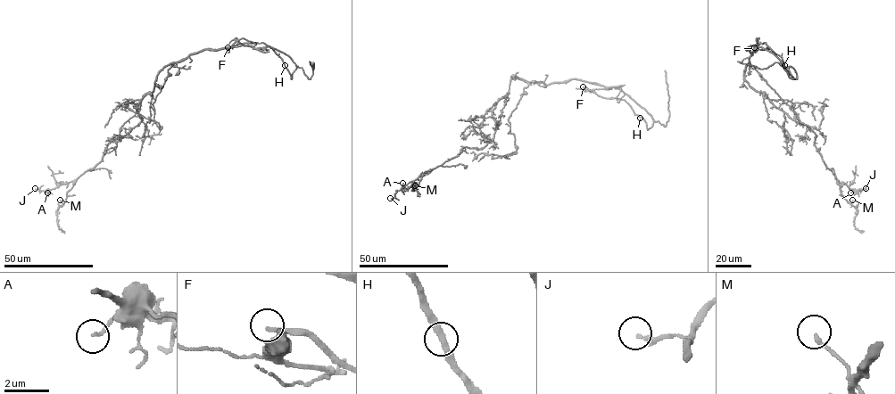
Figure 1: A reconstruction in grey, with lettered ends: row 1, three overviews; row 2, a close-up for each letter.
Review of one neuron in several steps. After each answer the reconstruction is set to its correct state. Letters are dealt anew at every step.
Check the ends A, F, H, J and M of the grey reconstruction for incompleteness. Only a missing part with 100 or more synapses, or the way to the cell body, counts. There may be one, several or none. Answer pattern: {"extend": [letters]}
{"extend": ["F"]}

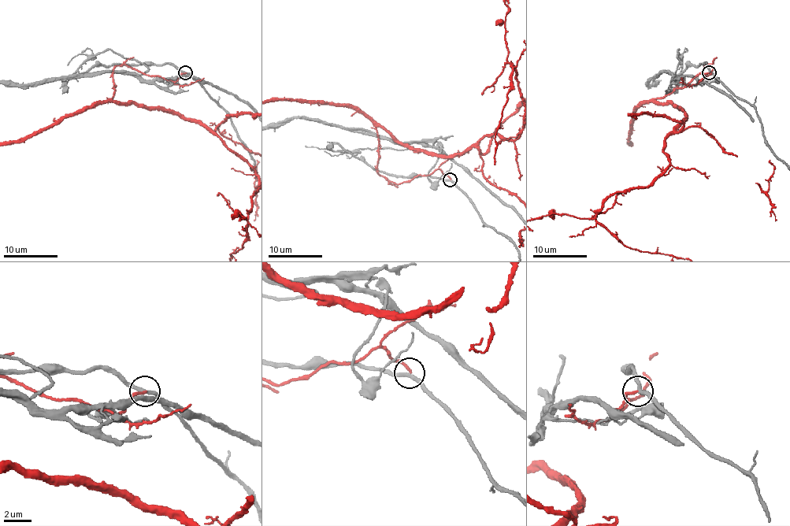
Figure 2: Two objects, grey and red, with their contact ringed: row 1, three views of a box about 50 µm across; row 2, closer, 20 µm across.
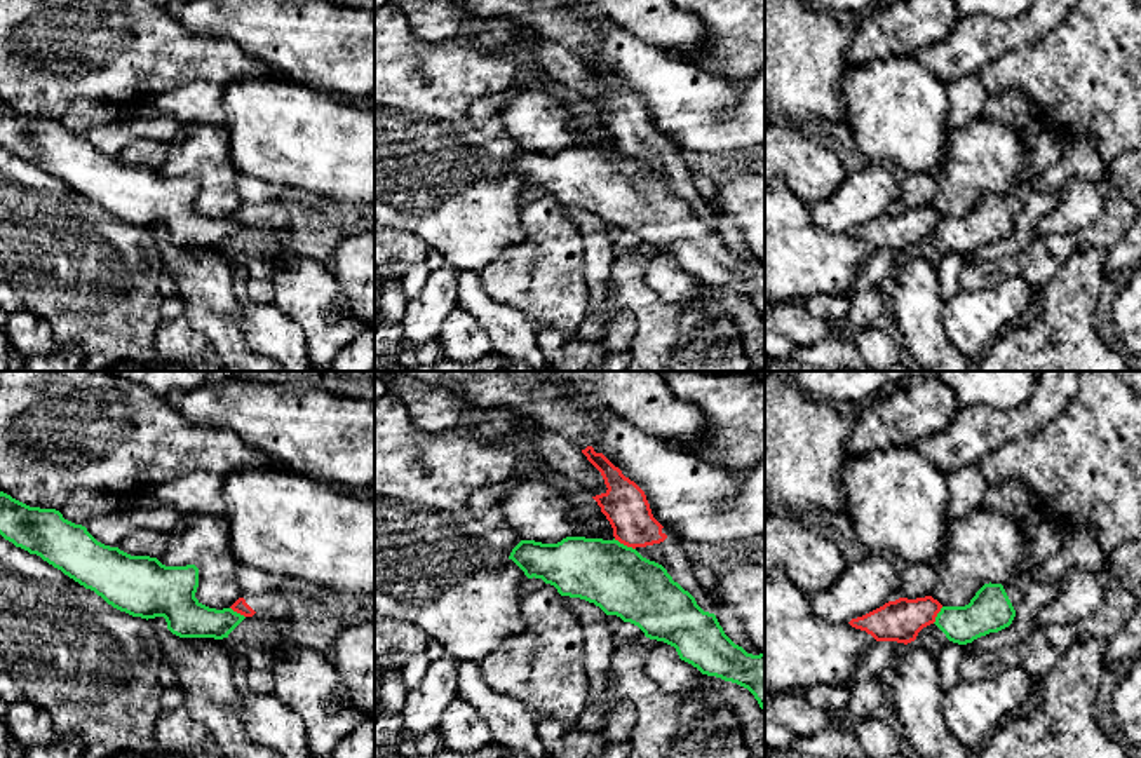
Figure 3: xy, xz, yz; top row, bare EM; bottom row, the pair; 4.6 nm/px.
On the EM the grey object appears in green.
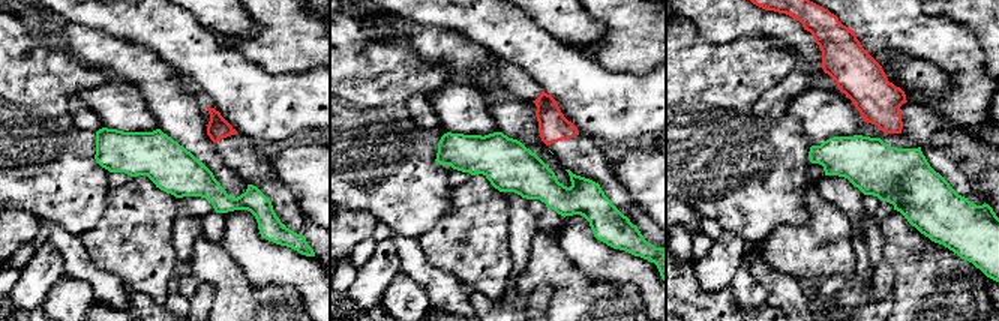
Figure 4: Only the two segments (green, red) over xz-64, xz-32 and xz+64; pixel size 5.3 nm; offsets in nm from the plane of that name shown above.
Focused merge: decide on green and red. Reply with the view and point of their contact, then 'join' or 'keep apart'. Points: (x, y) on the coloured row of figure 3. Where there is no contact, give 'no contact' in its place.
contact xz (622, 544); keep apart

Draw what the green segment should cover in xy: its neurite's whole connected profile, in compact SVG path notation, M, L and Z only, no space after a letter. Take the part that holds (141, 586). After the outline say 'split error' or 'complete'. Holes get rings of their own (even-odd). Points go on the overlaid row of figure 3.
M0 491L0 535L94 591L113 608L146 620L164 617L167 629L179 638L223 640L246 619L232 608L209 608L195 598L199 587L195 565L165 566L157 558L131 556L98 542L85 526L64 519L59 511L30 507L3 491Z; complete

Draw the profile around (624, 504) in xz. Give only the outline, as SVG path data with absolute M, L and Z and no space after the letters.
M592 446L582 453L601 472L608 488L592 498L610 521L615 540L662 565L704 612L714 613L711 599L692 573L688 547L653 518L645 491Z

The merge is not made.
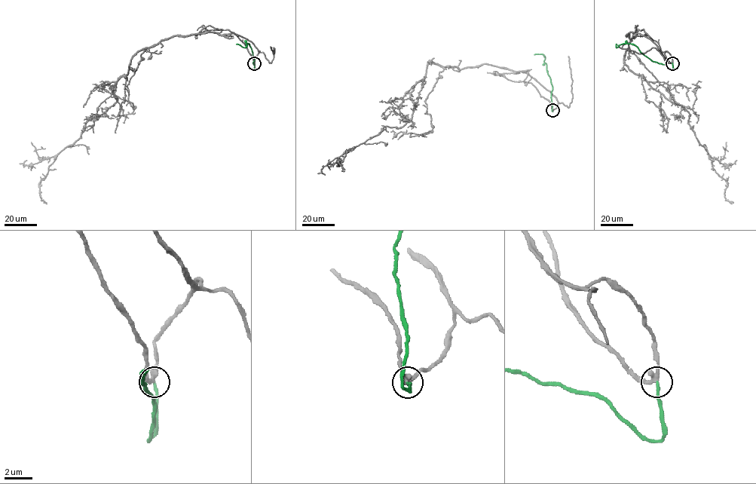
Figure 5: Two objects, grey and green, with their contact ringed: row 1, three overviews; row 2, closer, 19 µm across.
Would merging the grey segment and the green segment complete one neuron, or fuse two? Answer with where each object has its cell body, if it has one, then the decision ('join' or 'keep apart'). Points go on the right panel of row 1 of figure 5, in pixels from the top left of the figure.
grey none | green none | keep apart

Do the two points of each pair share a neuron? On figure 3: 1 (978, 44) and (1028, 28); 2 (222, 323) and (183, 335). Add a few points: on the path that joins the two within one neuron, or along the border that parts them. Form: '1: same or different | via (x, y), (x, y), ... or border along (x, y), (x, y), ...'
1: same | via (990, 37), (1016, 33)
2: different | border along (183, 316), (209, 344)

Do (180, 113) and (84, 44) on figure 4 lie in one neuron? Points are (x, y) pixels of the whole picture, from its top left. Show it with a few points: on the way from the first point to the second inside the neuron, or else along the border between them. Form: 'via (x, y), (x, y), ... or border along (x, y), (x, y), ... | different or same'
via (156, 89), (129, 62), (108, 53) | same

